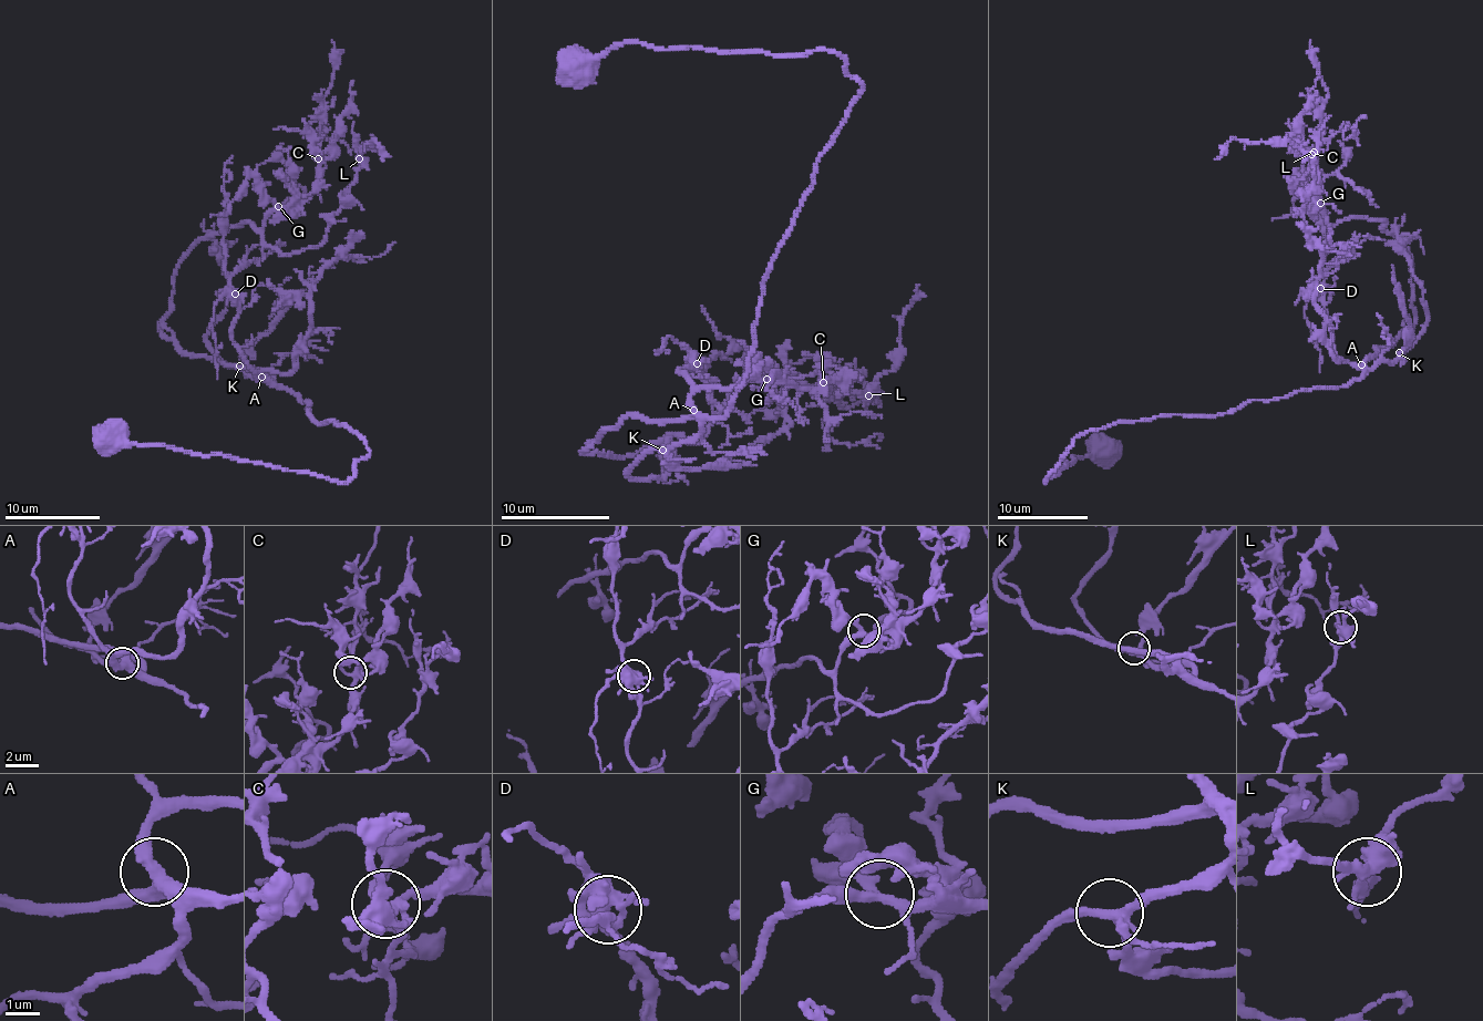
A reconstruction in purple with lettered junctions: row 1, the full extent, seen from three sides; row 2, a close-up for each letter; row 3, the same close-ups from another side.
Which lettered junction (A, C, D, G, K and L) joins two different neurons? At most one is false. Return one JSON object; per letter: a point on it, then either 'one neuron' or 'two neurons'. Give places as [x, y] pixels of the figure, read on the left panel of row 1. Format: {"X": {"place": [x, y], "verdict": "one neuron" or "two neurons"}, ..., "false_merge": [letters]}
{"A": {"place": [261, 377], "verdict": "one neuron"}, "C": {"place": [318, 158], "verdict": "one neuron"}, "D": {"place": [235, 294], "verdict": "one neuron"}, "G": {"place": [278, 206], "verdict": "one neuron"}, "K": {"place": [239, 365], "verdict": "one neuron"}, "L": {"place": [359, 158], "verdict": "one neuron"}, "false_merge": []}

